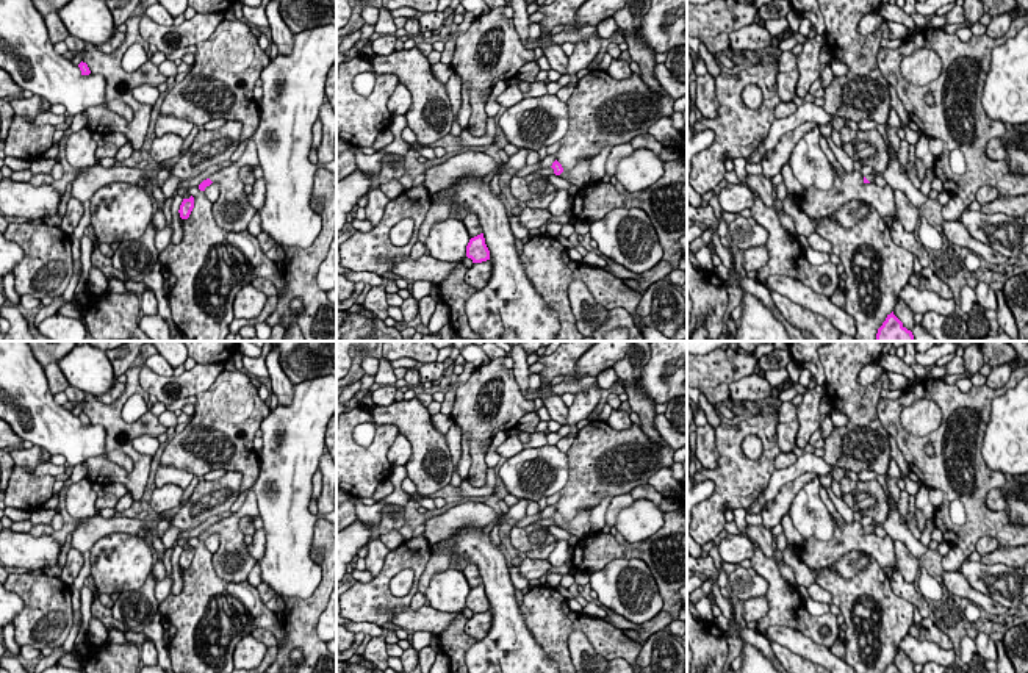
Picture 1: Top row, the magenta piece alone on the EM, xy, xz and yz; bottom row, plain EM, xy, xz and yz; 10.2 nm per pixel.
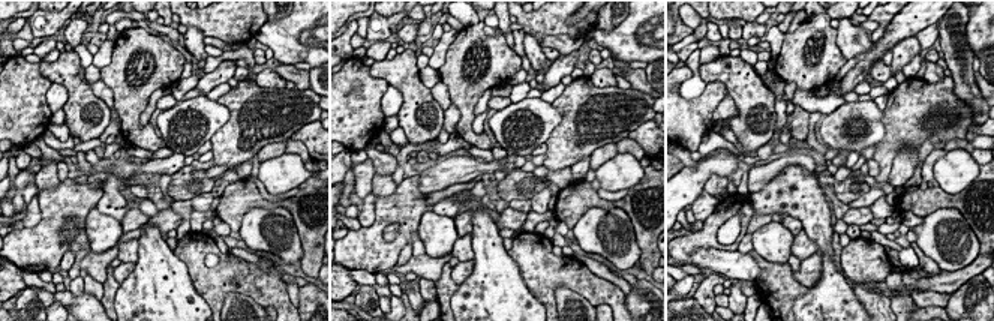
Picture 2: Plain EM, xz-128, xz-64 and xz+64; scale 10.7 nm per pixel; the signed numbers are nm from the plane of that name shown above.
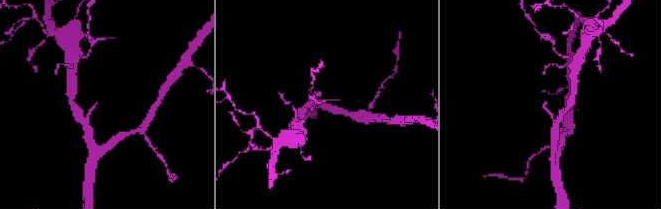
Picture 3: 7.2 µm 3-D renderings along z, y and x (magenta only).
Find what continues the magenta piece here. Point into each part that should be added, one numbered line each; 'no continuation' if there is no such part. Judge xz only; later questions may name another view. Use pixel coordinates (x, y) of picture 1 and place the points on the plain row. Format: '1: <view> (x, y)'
1: xz (581, 525)

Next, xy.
1: xy (232, 562)

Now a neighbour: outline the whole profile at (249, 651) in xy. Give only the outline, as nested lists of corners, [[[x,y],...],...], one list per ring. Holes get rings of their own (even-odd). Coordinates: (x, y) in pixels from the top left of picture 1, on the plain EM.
[[[252,635],[238,642],[233,653],[233,665],[236,670],[253,670],[264,659],[268,646]]]

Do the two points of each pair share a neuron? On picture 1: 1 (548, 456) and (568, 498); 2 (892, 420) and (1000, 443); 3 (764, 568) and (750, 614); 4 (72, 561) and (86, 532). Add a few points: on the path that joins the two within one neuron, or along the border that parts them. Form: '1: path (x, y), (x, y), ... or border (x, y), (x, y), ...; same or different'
1: border (567, 453), (568, 479), (557, 492); different
2: border (992, 404), (981, 457), (989, 468), (1002, 473); different
3: border (765, 595), (767, 611), (756, 620); different
4: border (74, 547), (82, 554), (83, 567), (71, 586); different

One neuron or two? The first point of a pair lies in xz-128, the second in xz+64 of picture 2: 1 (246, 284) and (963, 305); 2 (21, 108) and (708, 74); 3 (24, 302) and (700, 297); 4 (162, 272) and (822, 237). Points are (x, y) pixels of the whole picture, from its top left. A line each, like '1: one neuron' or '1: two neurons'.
1: two neurons
2: two neurons
3: one neuron
4: one neuron

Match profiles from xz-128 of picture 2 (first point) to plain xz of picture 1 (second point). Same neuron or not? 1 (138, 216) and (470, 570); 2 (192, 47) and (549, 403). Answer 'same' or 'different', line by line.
1: same
2: same

